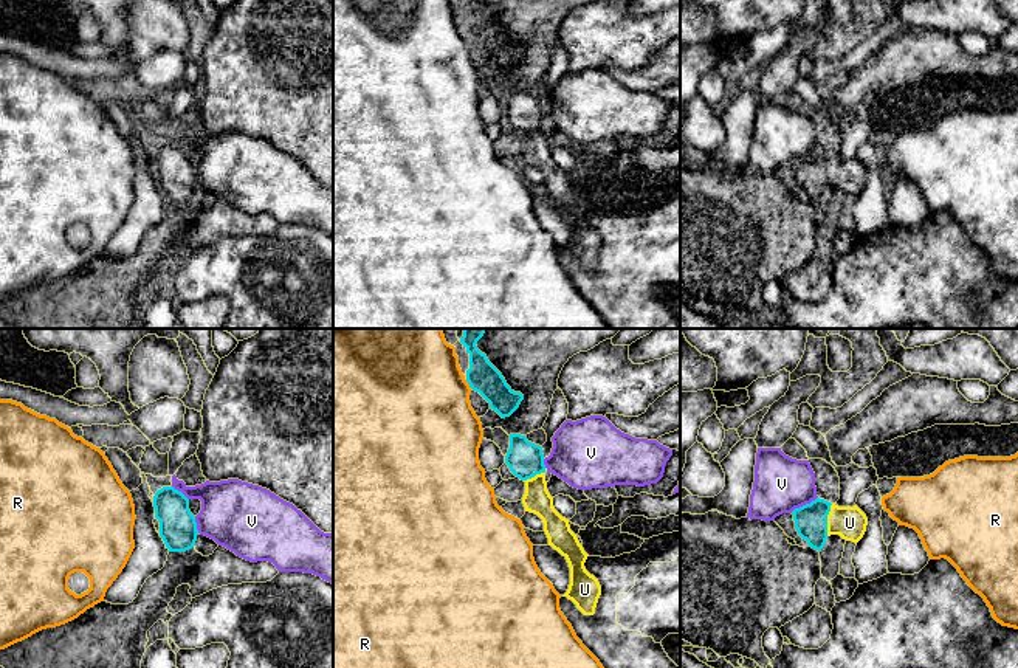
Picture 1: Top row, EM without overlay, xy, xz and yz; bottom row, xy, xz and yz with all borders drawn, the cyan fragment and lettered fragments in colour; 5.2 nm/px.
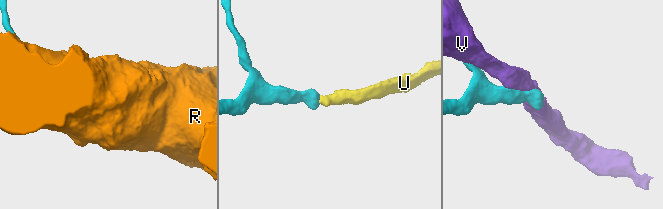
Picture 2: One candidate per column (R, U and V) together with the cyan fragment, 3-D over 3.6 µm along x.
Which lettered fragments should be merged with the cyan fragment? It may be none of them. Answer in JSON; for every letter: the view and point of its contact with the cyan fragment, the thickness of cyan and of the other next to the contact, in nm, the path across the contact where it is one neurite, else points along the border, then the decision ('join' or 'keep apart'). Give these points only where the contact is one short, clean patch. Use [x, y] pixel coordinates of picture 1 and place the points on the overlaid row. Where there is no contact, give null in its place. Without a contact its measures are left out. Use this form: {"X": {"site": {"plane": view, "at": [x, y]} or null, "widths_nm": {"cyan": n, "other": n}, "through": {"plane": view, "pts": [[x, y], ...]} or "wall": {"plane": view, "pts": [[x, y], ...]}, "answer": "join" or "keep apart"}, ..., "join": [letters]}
{"R": {"site": {"plane": "xz", "at": [468, 383]}, "widths_nm": {"cyan": 160, "other": 480}, "answer": "keep apart"}, "U": {"site": {"plane": "yz", "at": [826, 519]}, "widths_nm": {"cyan": 180, "other": 170}, "through": {"plane": "yz", "pts": [[811, 521], [826, 519], [849, 523]]}, "answer": "join"}, "V": {"site": {"plane": "yz", "at": [803, 506]}, "widths_nm": {"cyan": 180, "other": 280}, "answer": "keep apart"}, "join": ["U"]}

